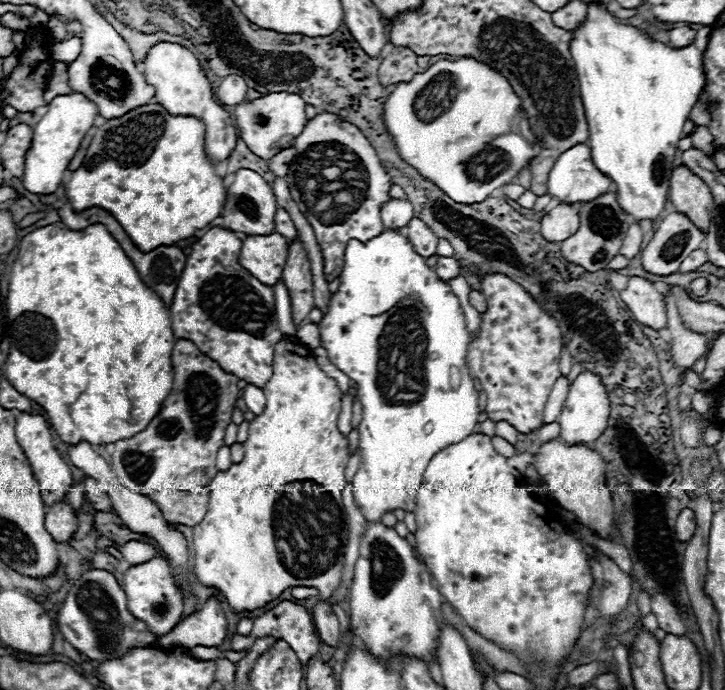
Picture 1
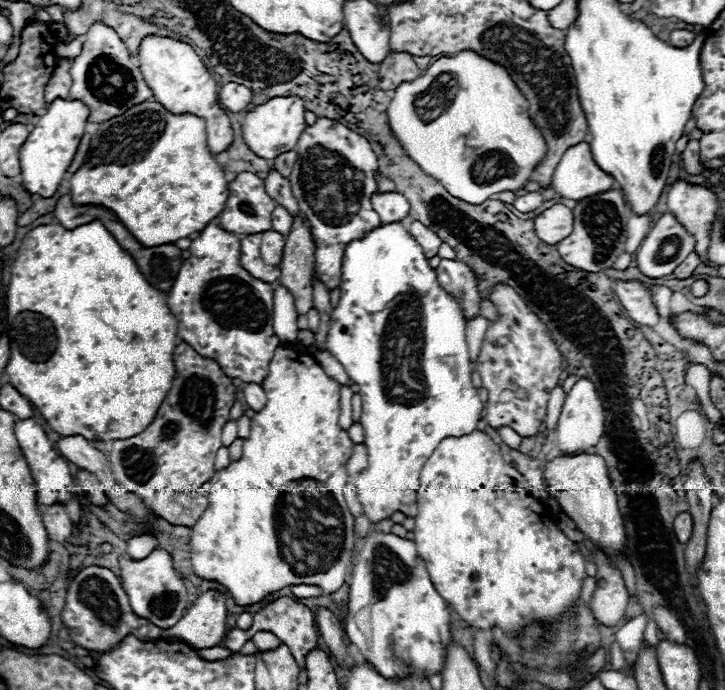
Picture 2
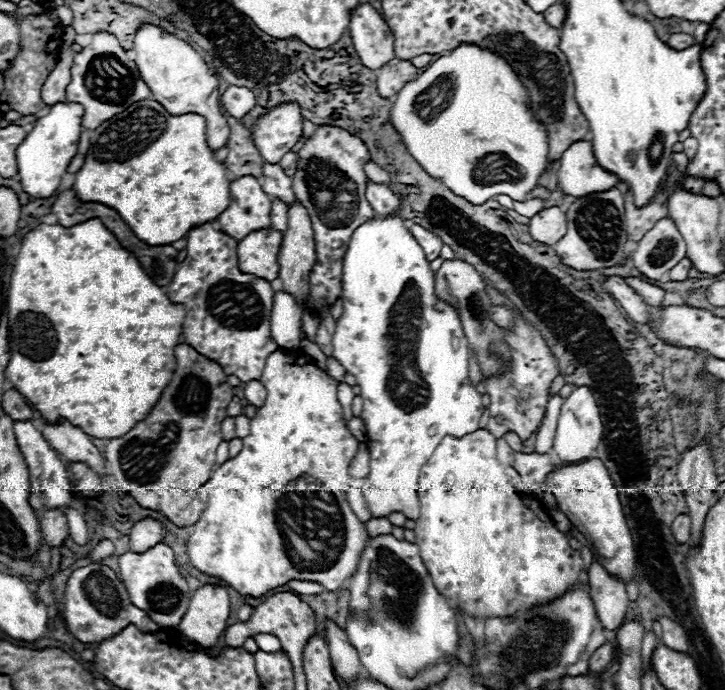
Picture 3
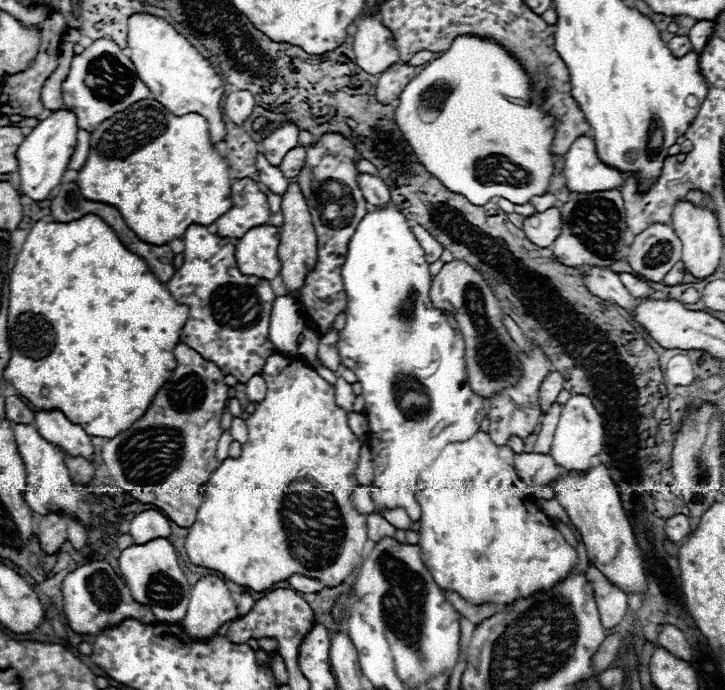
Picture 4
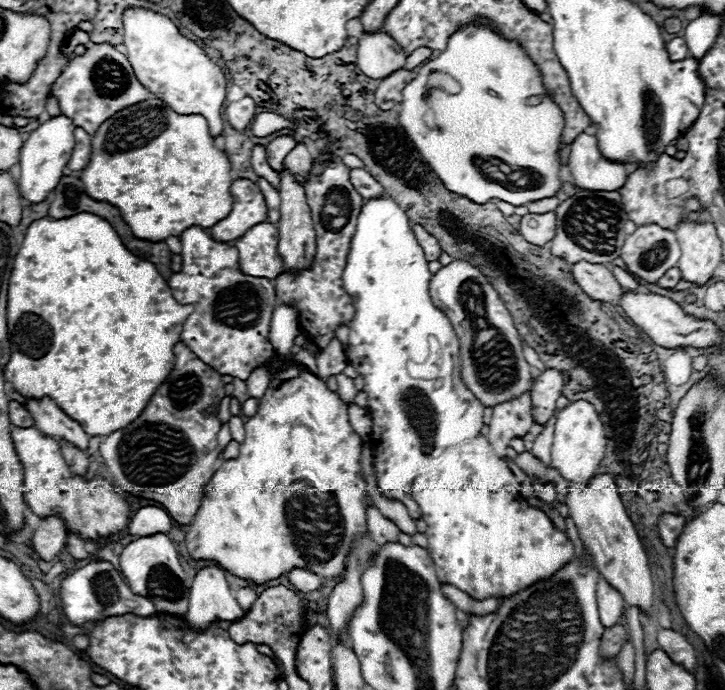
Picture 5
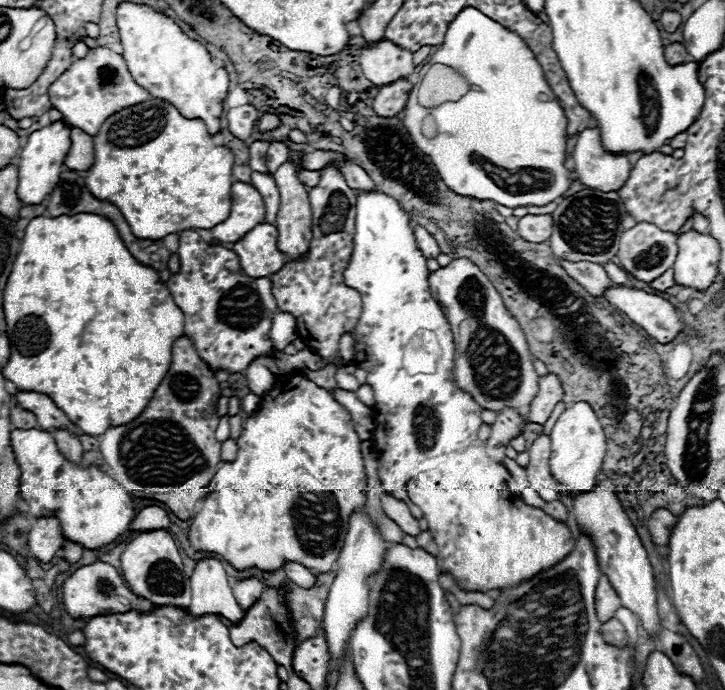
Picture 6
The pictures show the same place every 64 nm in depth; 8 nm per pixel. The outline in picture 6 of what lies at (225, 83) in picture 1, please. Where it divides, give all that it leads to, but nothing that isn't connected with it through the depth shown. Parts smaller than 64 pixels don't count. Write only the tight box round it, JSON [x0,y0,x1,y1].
[226,104,258,140]

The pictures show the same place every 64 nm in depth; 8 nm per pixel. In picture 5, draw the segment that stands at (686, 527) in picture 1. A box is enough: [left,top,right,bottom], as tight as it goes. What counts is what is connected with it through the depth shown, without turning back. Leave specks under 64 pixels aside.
[658,514,686,546]

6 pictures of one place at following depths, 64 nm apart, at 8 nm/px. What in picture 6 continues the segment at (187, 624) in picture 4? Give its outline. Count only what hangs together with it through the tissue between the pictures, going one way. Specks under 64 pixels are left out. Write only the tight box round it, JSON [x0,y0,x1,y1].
[188,560,244,622]

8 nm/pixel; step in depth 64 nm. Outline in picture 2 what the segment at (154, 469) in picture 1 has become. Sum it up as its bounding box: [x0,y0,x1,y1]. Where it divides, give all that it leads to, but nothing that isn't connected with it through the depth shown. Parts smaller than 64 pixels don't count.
[108,342,236,526]

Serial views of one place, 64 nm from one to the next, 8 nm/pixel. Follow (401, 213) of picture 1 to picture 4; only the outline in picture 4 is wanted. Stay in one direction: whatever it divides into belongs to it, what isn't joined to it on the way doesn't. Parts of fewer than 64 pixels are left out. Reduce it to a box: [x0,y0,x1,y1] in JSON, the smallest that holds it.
[358,174,392,208]

